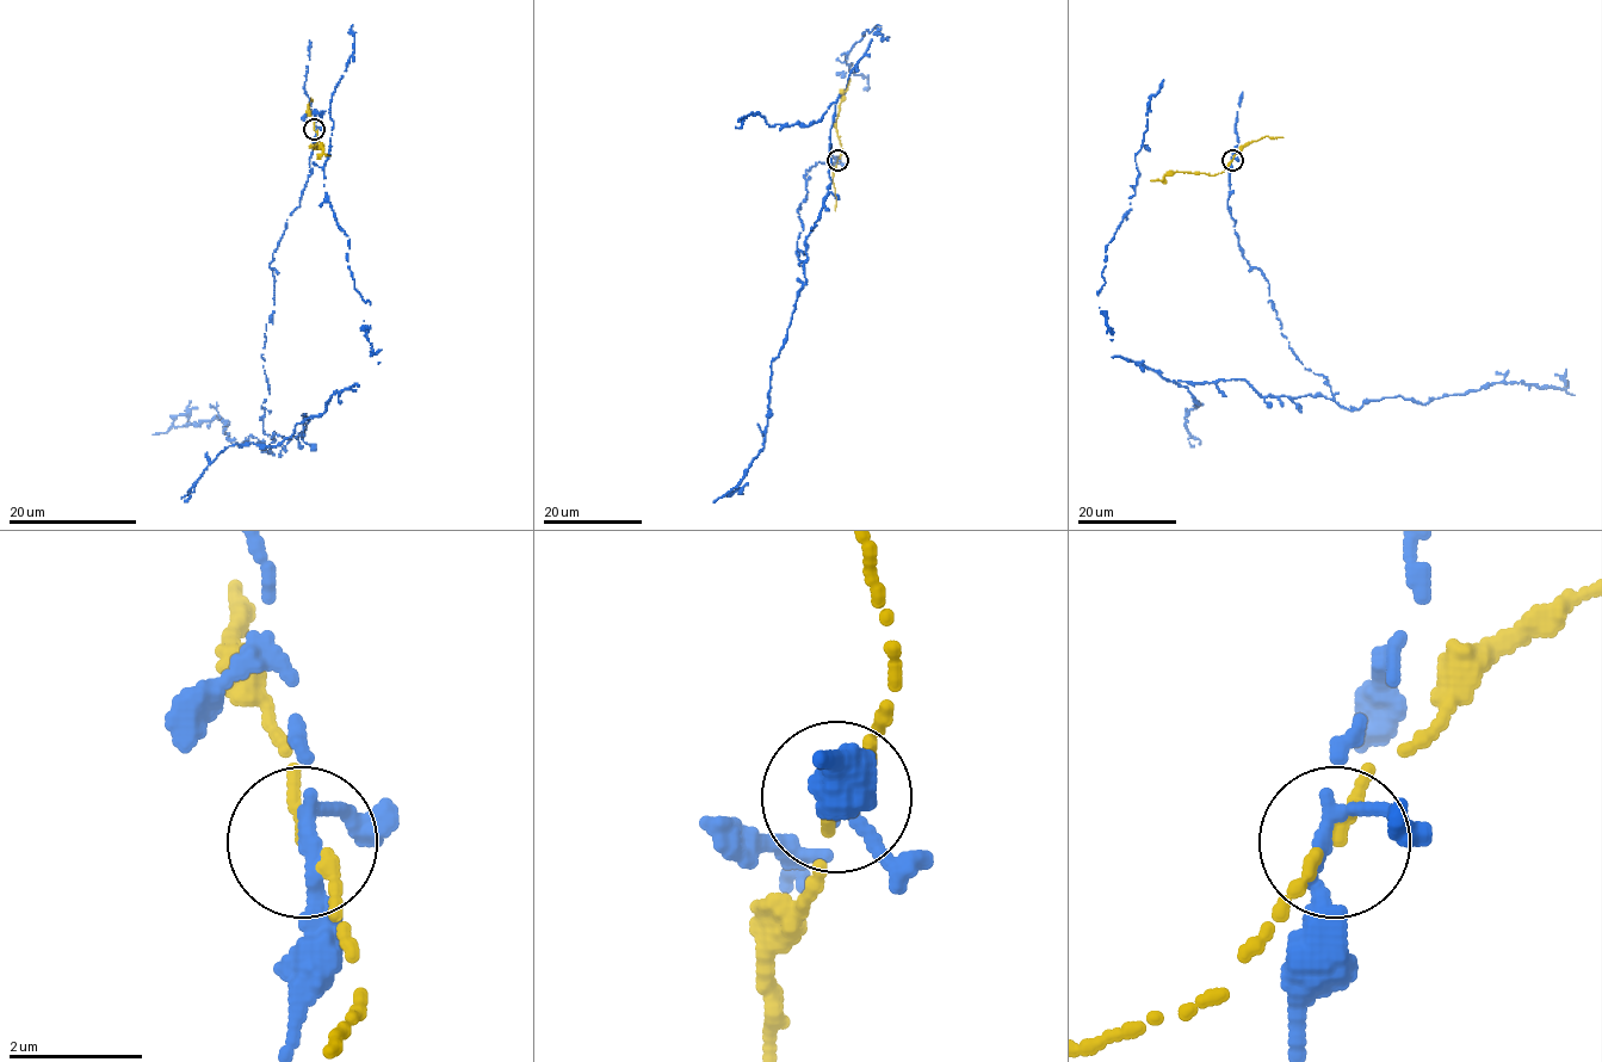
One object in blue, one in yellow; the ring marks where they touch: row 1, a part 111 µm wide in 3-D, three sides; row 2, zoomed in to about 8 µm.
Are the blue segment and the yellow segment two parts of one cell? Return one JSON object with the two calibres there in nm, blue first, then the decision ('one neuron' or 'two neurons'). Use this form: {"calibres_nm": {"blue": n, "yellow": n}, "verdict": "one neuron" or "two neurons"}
{"calibres_nm": {"blue": 180, "yellow": 180}, "verdict": "two neurons"}

